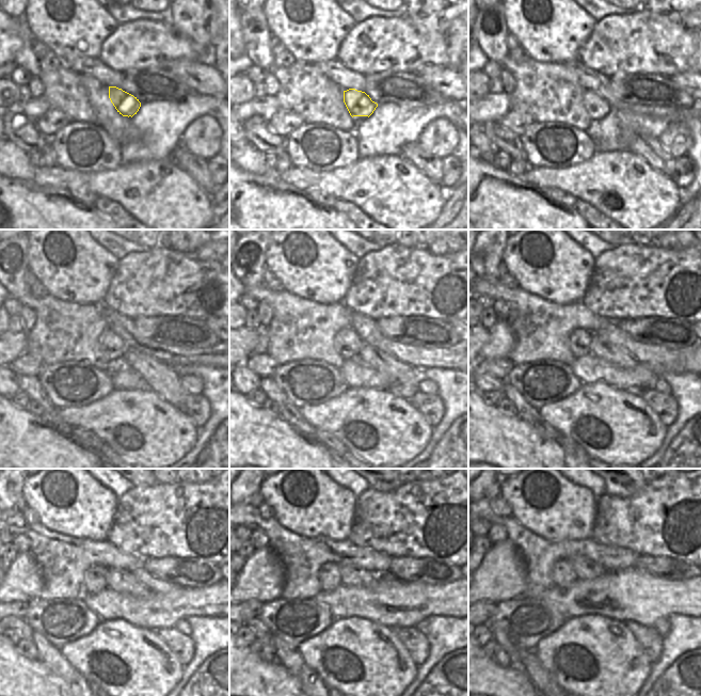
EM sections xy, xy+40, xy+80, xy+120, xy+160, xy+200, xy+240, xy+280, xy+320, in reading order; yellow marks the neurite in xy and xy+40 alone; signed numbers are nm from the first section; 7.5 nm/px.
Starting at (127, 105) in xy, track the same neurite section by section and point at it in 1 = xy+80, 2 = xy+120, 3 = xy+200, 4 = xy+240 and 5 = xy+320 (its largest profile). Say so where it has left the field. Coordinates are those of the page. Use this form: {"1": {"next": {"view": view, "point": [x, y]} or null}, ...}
{"1": {"next": {"view": "xy+80", "point": [595, 106]}}, "2": {"next": {"view": "xy+120", "point": [111, 344]}}, "3": {"next": {"view": "xy+200", "point": [579, 339]}}, "4": {"next": {"view": "xy+240", "point": [95, 576]}}, "5": {"next": {"view": "xy+320", "point": [562, 573]}}}

